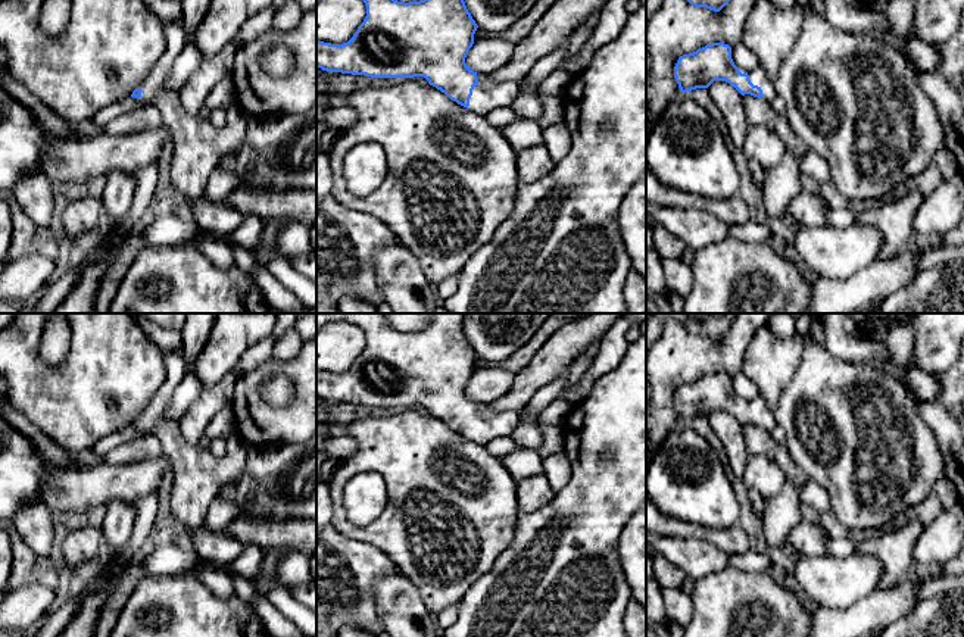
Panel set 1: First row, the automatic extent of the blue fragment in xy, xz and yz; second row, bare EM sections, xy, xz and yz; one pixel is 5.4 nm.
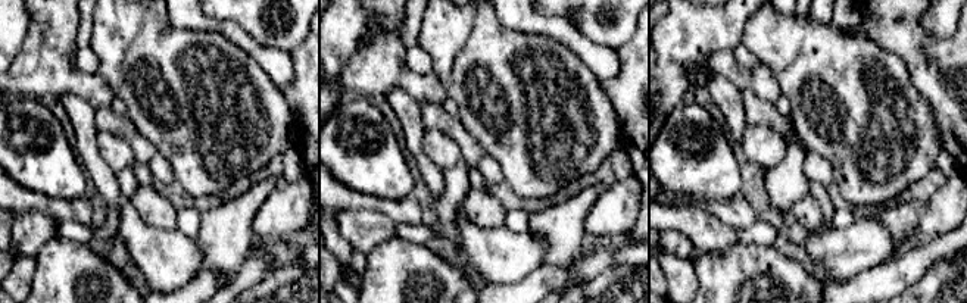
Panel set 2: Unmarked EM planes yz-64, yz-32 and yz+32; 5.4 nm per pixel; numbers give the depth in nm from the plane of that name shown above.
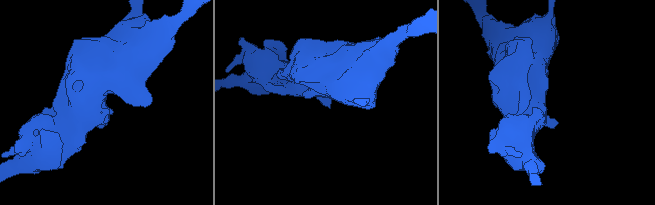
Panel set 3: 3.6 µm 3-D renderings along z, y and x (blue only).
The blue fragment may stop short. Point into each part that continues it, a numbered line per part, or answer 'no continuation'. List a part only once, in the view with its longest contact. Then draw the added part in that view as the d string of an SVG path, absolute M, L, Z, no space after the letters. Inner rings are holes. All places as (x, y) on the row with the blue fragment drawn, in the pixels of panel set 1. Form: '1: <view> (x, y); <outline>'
1: yz (760, 78); M761 68L758 71L749 72L749 79L754 85L762 90L762 99L768 103L776 97L773 82L767 76L765 71Z

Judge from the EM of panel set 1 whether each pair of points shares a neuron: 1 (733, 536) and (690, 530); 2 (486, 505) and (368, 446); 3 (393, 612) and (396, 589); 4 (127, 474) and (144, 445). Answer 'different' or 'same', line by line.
1: same
2: same
3: same
4: different

